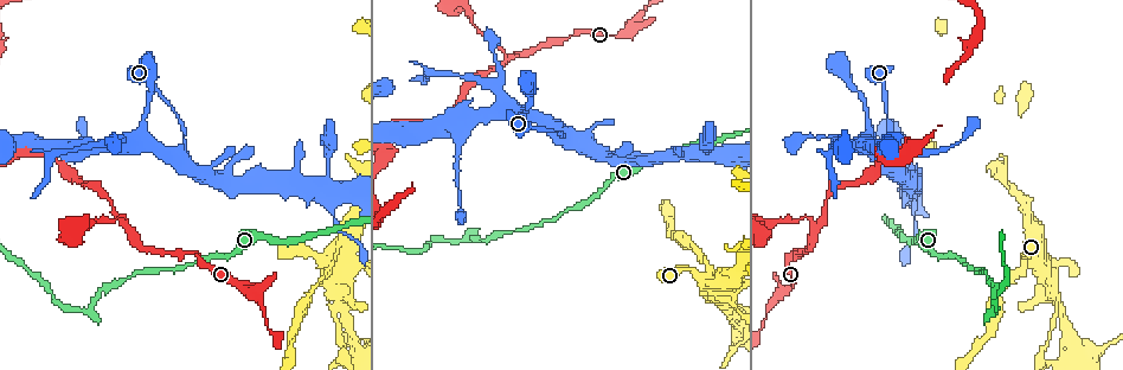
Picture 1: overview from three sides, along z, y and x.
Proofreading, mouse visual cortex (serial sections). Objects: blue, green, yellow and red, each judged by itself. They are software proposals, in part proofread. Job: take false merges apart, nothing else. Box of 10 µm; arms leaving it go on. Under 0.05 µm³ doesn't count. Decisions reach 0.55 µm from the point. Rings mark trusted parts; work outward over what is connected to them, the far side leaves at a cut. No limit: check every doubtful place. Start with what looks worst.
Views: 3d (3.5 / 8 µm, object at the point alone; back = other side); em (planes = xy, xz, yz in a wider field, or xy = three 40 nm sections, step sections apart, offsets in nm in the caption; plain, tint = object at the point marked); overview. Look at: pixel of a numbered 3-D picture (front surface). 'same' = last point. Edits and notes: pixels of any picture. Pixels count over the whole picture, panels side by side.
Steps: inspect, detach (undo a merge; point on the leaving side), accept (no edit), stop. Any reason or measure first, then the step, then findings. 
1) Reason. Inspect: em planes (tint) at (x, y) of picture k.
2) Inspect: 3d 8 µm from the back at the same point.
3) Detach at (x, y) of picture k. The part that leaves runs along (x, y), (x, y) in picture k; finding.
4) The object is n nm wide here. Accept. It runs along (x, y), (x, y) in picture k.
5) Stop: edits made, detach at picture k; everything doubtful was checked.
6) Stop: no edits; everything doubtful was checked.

A narrow waist. Inspect: em xy step 2 (tint) at (124, 225) of picture 1.

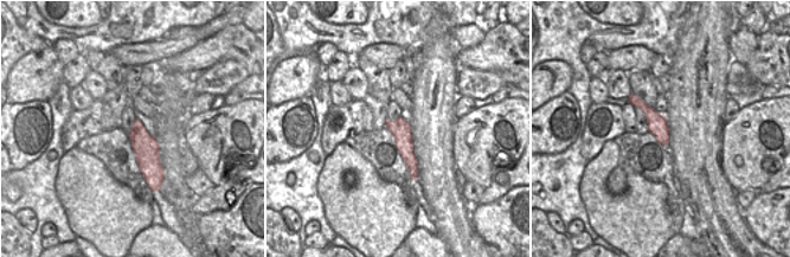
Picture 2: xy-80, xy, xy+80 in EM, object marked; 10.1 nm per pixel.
Inspect: 3d 3.5 µm at the same point.

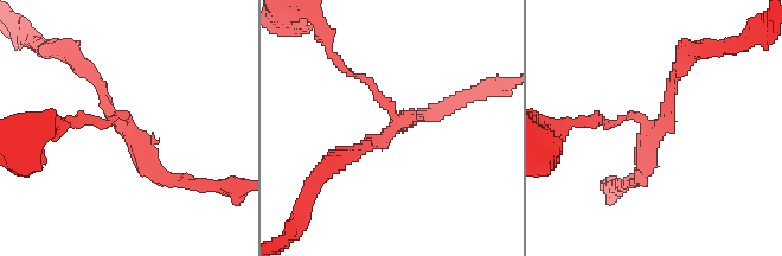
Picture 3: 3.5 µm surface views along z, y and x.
3 arms meet here. Accept. It runs along (389, 123), (403, 137), (415, 175) in picture 2; all the same cell.

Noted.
Looks like a crossing. Inspect: 3d 8 µm at (1040, 266) of picture 1.

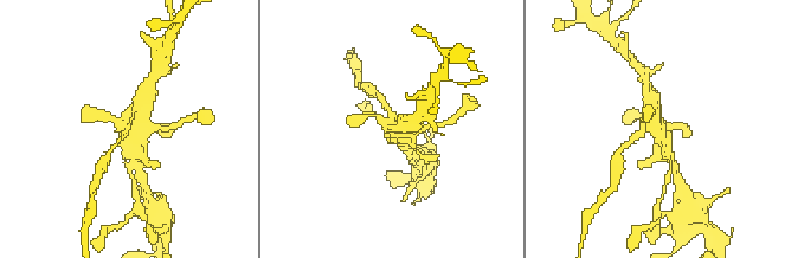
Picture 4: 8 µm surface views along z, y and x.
Inspect: 3d 3.5 µm at the same point.

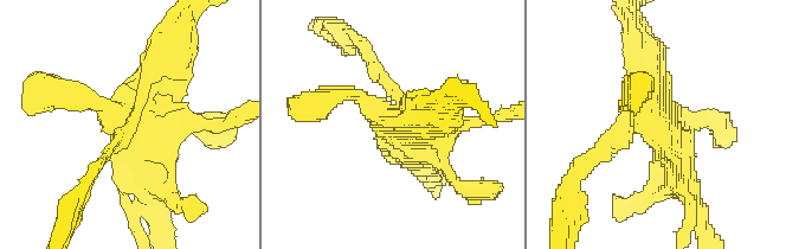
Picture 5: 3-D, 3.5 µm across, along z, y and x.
Shape alone is not enough. Inspect: em xy step 1 (tint) at (656, 128) of picture 5.

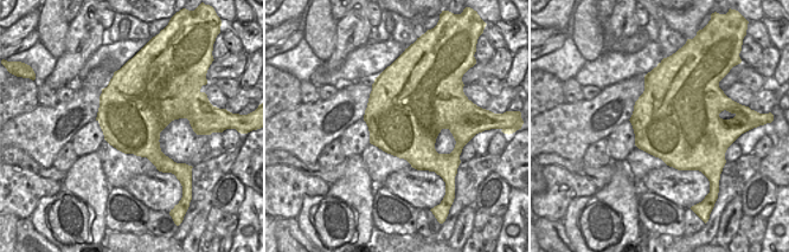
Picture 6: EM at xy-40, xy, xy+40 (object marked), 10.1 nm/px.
Detach at (371, 65) of picture 5. The part that leaves runs along (390, 96), (371, 57), (342, 32) in picture 5; two cells meet here.

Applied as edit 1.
Looks like a crossing. Inspect: 3d 3.5 µm at (717, 304) of picture 1.

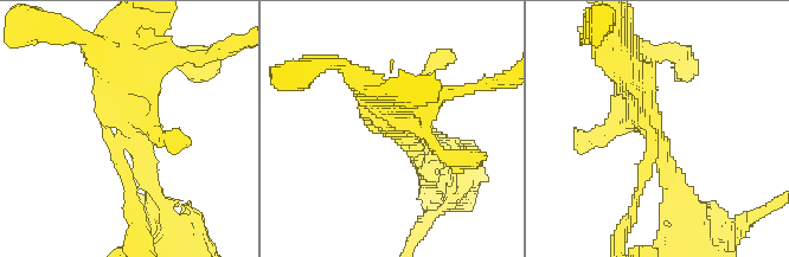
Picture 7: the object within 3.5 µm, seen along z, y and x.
4 arms meet here; the arms are 150, 150, 250, 450 nm wide; need the tissue. Inspect: em planes (tint) at (396, 134) of picture 7.

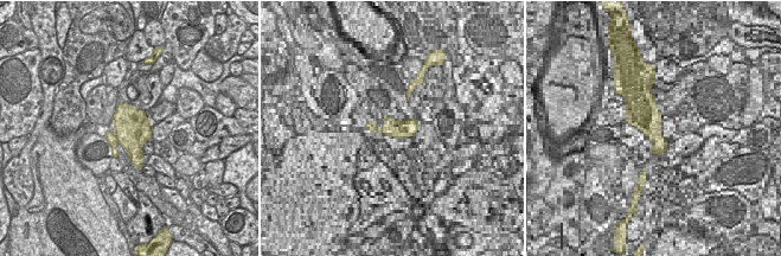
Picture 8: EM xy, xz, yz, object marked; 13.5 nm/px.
Accept. It runs along (621, 65), (681, 203) in picture 7; one cell here.

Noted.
Thin neck. Inspect: 3d 3.5 µm at (993, 289) of picture 1.

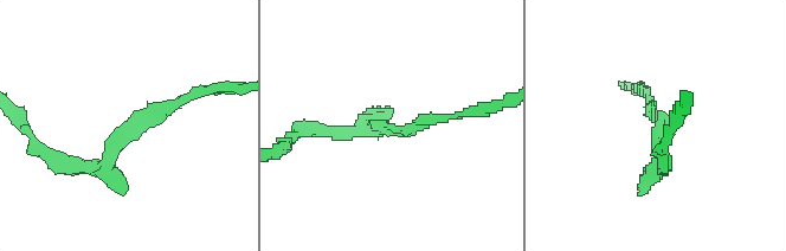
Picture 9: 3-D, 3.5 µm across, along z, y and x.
The arms are 100, 200 nm wide; need the tissue. Inspect: em planes (tint) at (393, 127) of picture 9.

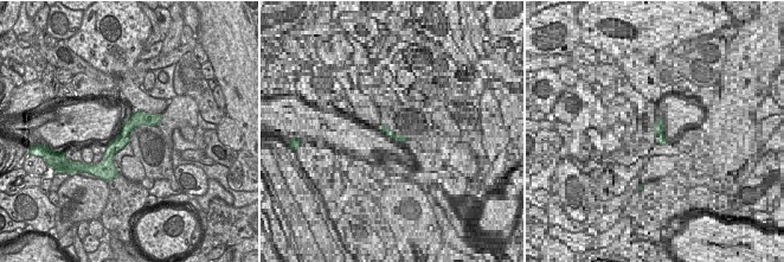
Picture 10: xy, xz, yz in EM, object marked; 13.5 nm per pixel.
Accept. It runs along (158, 116), (136, 119), (104, 163) in picture 10; all the same cell.

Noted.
Stop: edits made, detach at picture 5; everything doubtful was checked.

